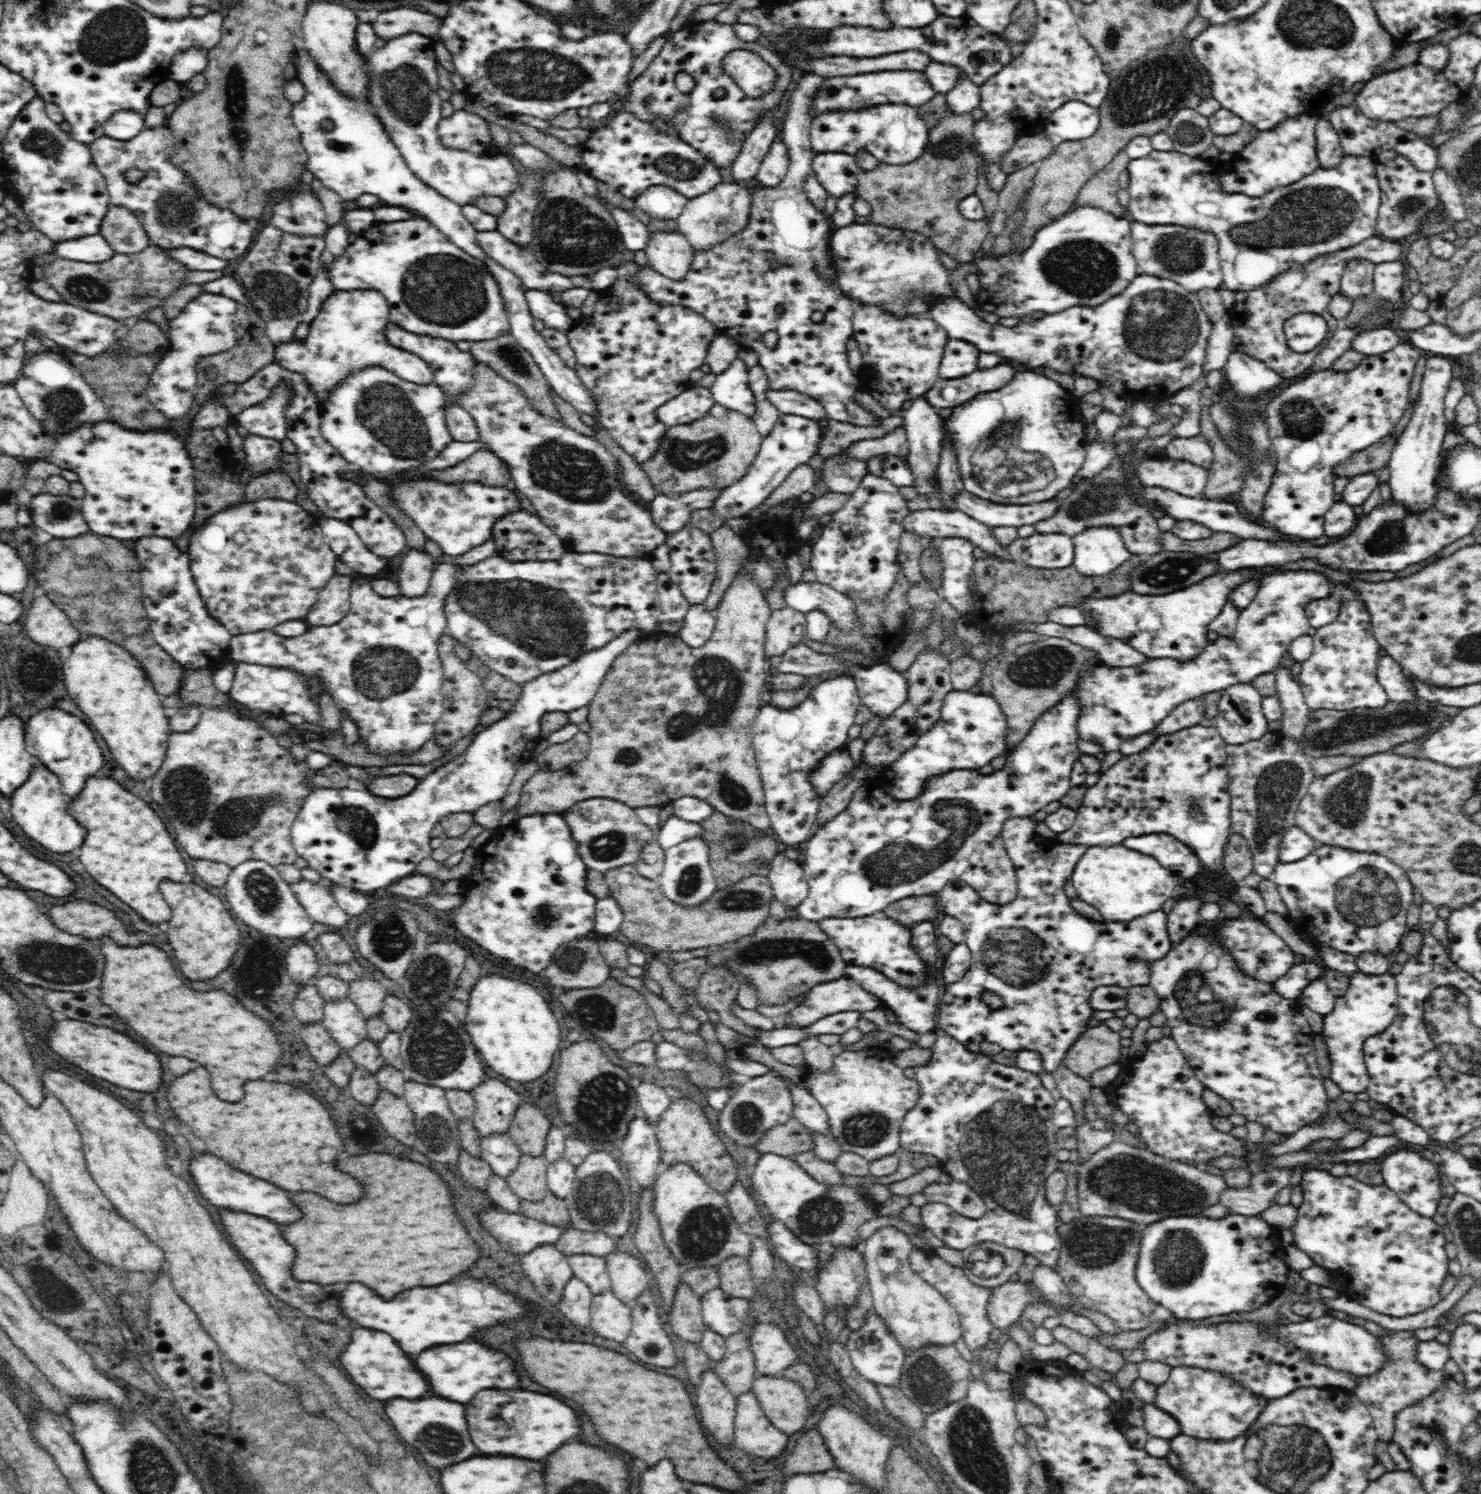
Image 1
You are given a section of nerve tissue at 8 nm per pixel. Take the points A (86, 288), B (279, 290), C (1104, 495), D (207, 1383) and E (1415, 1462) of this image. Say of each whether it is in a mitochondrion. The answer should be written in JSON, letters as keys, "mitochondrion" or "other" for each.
{"A":"mitochondrion","B":"mitochondrion","C":"mitochondrion","D":"other","E":"other"}

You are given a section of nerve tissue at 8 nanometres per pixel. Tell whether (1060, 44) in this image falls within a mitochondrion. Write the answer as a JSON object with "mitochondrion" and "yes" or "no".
{"mitochondrion":"no"}

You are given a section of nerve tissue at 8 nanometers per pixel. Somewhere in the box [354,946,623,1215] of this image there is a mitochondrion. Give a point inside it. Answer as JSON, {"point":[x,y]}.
{"point":[435,1049]}

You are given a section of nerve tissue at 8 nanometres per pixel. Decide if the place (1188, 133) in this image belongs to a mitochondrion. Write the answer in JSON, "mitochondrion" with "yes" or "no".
{"mitochondrion":"yes"}

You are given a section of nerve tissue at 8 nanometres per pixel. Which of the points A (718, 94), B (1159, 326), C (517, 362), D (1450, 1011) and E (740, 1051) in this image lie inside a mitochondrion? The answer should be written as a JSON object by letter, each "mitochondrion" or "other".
{"A":"mitochondrion","B":"mitochondrion","C":"mitochondrion","D":"mitochondrion","E":"other"}

